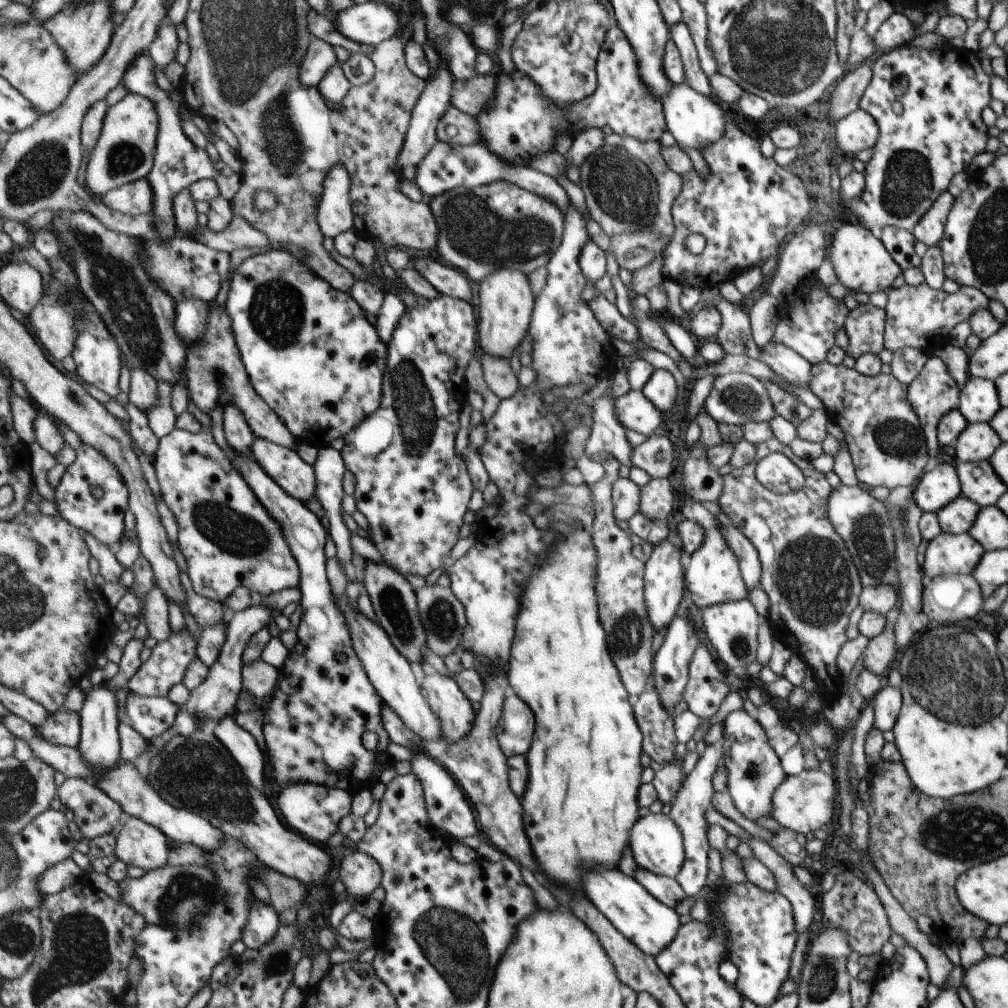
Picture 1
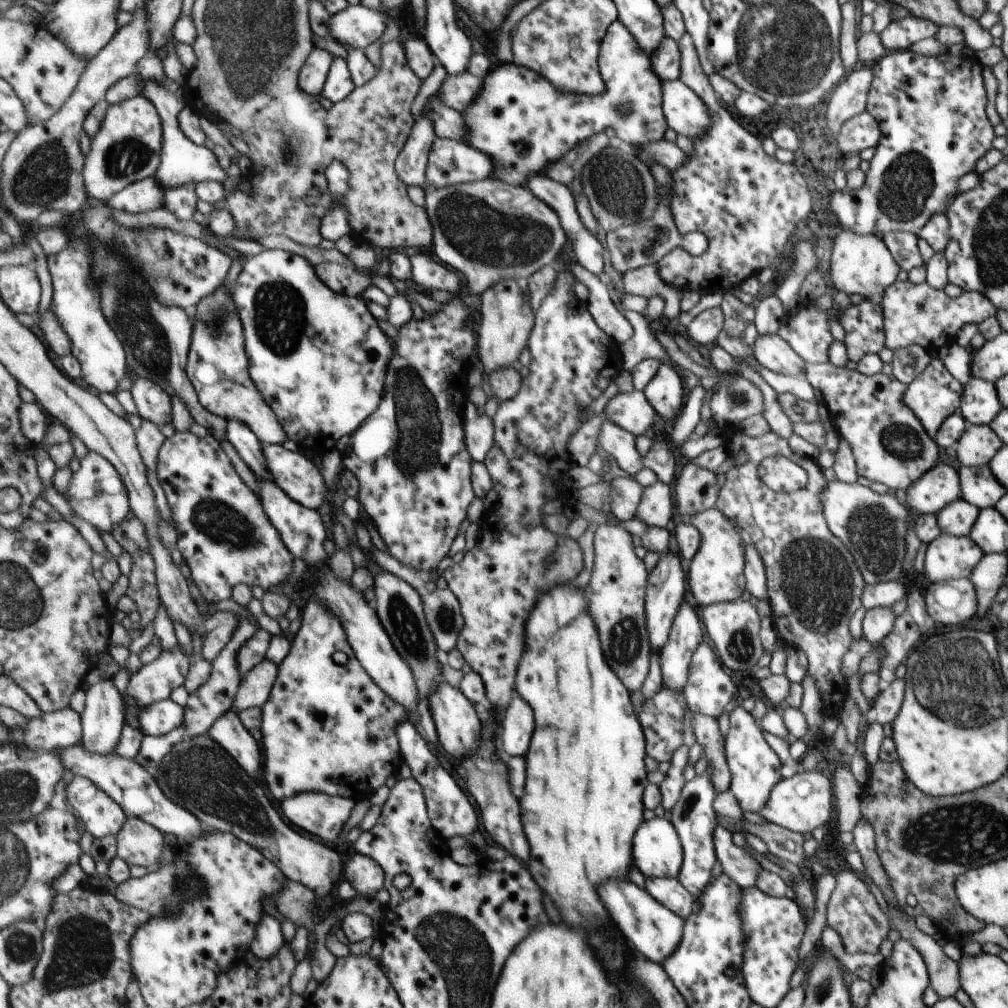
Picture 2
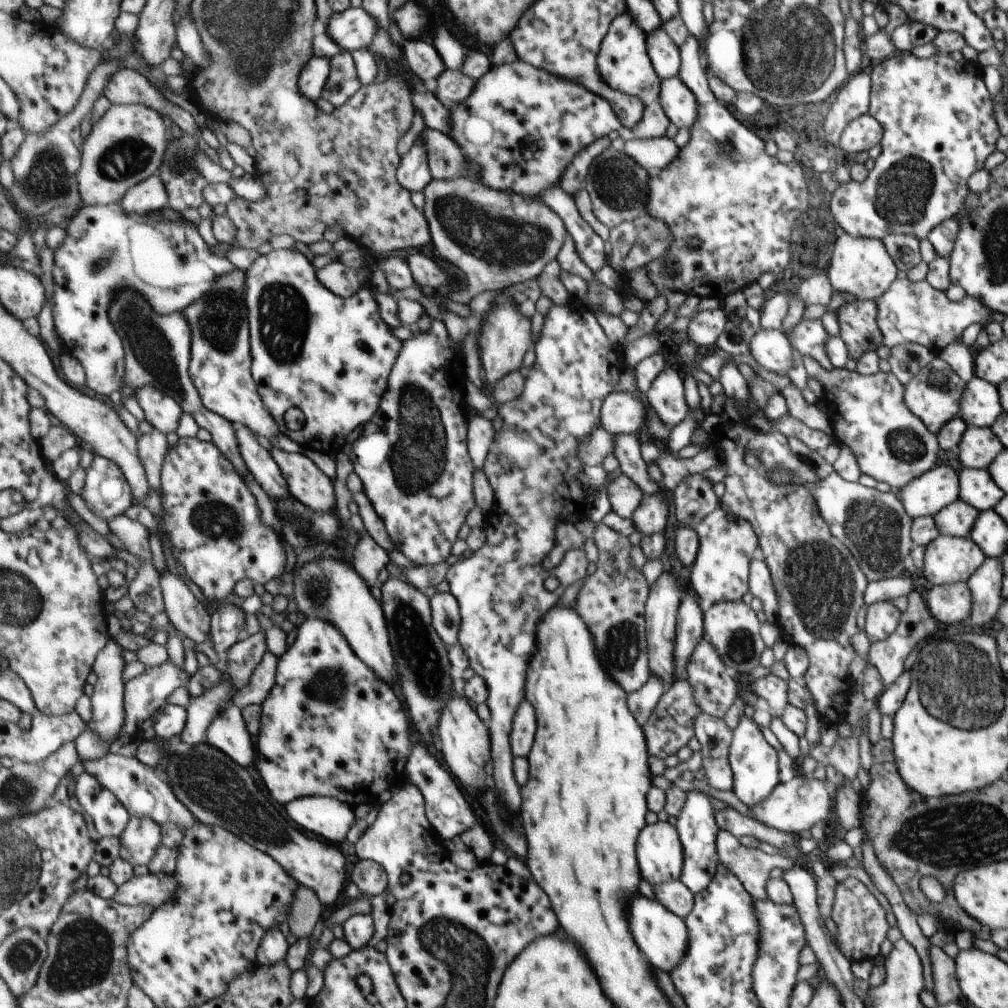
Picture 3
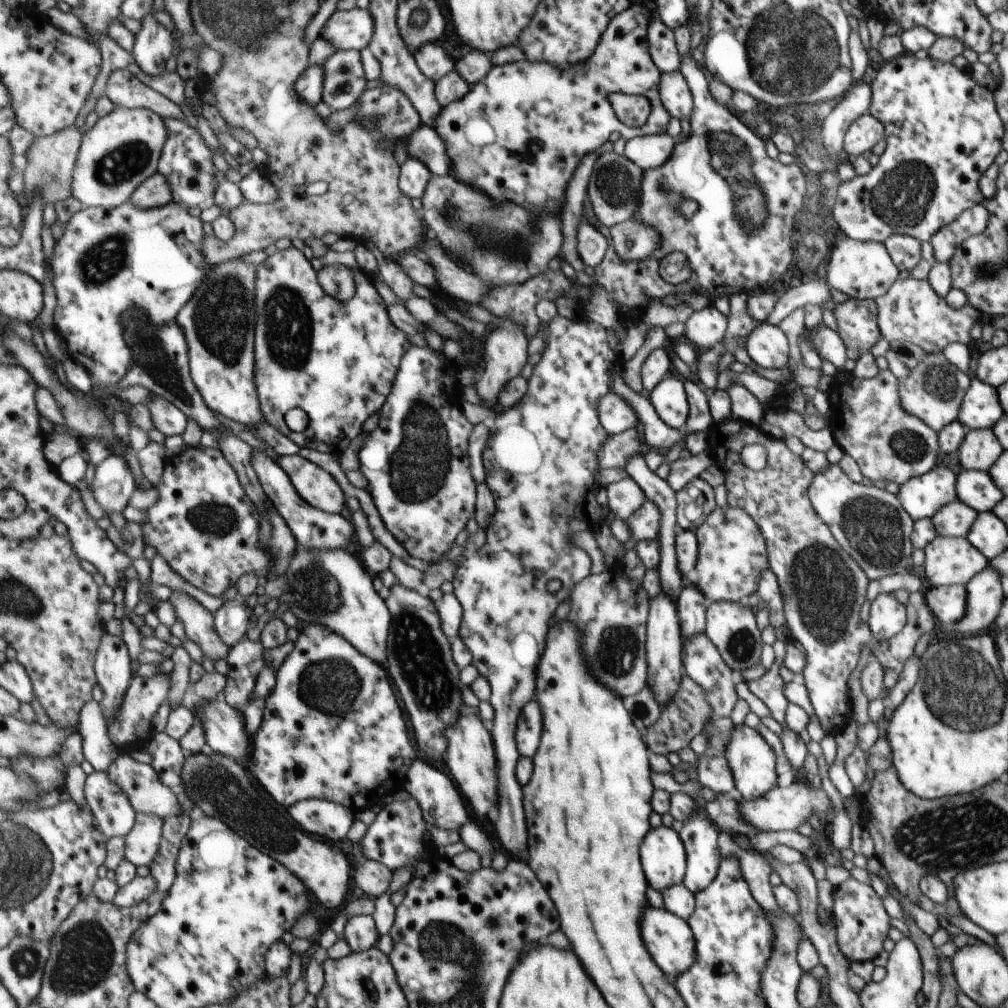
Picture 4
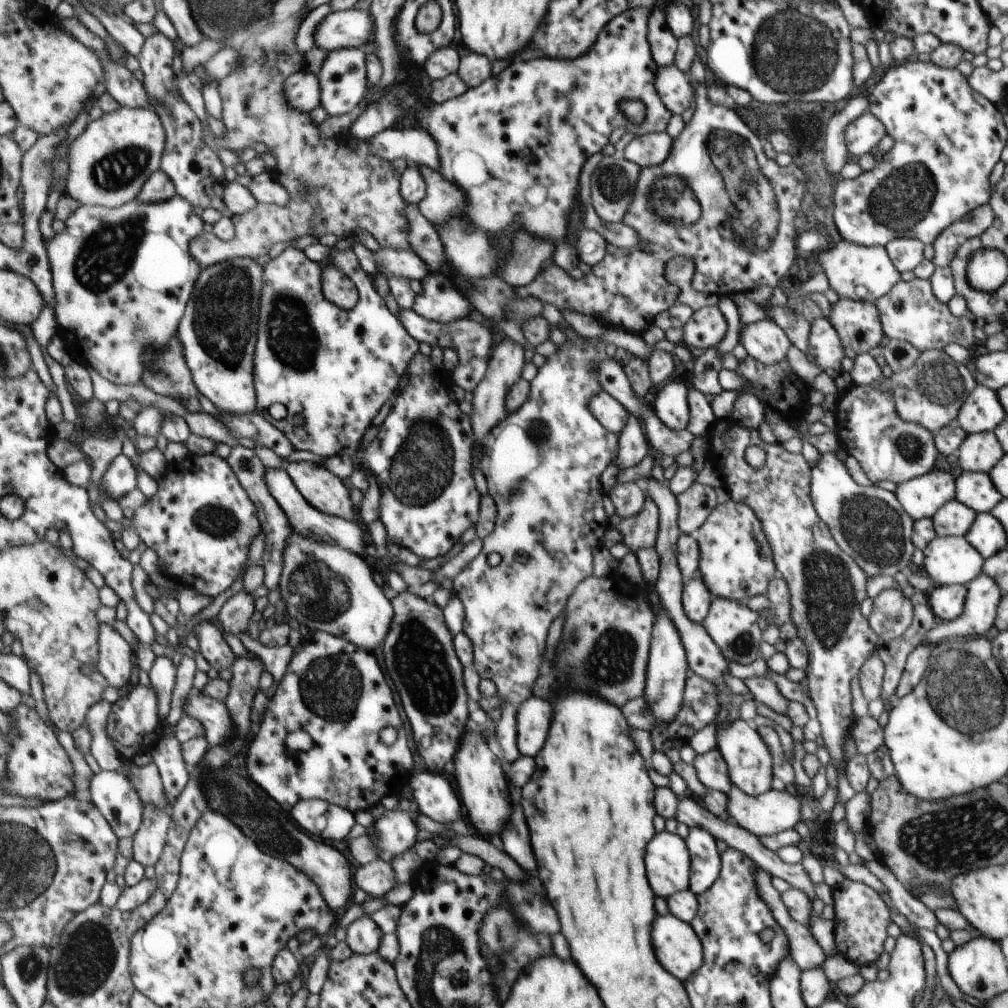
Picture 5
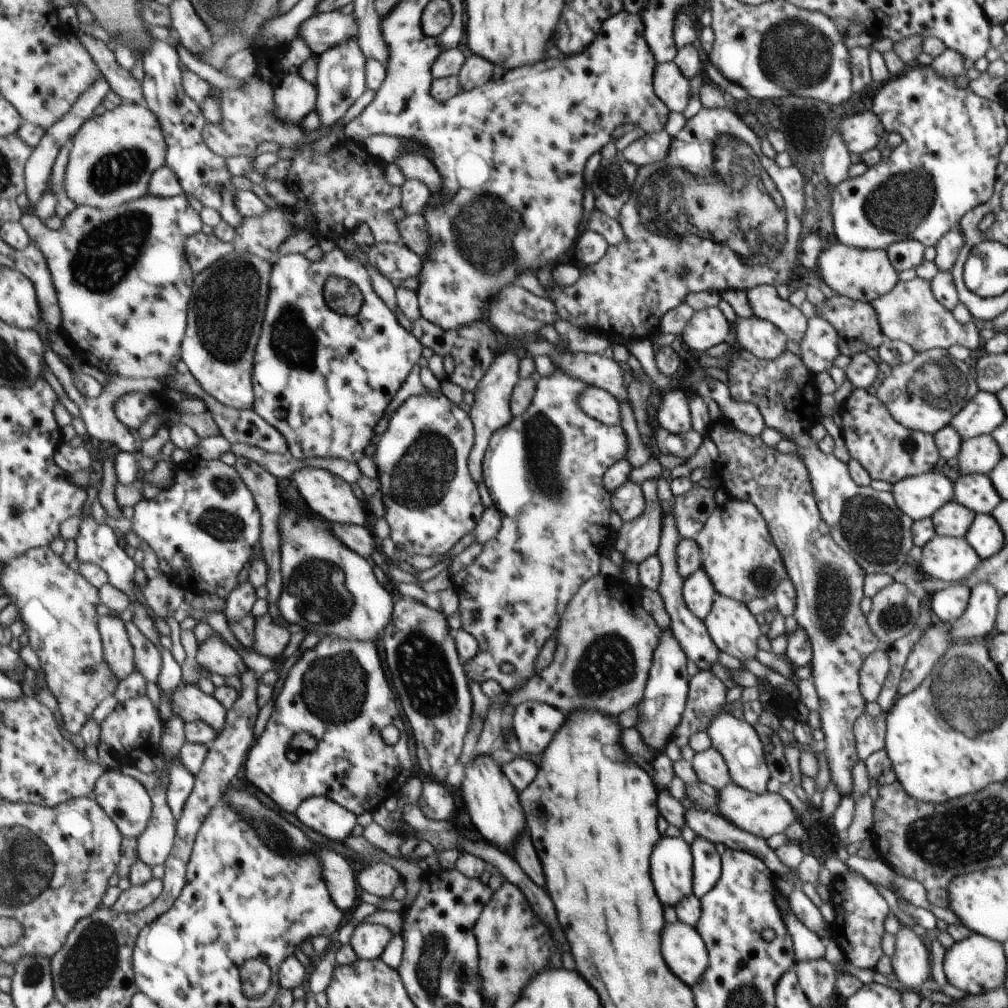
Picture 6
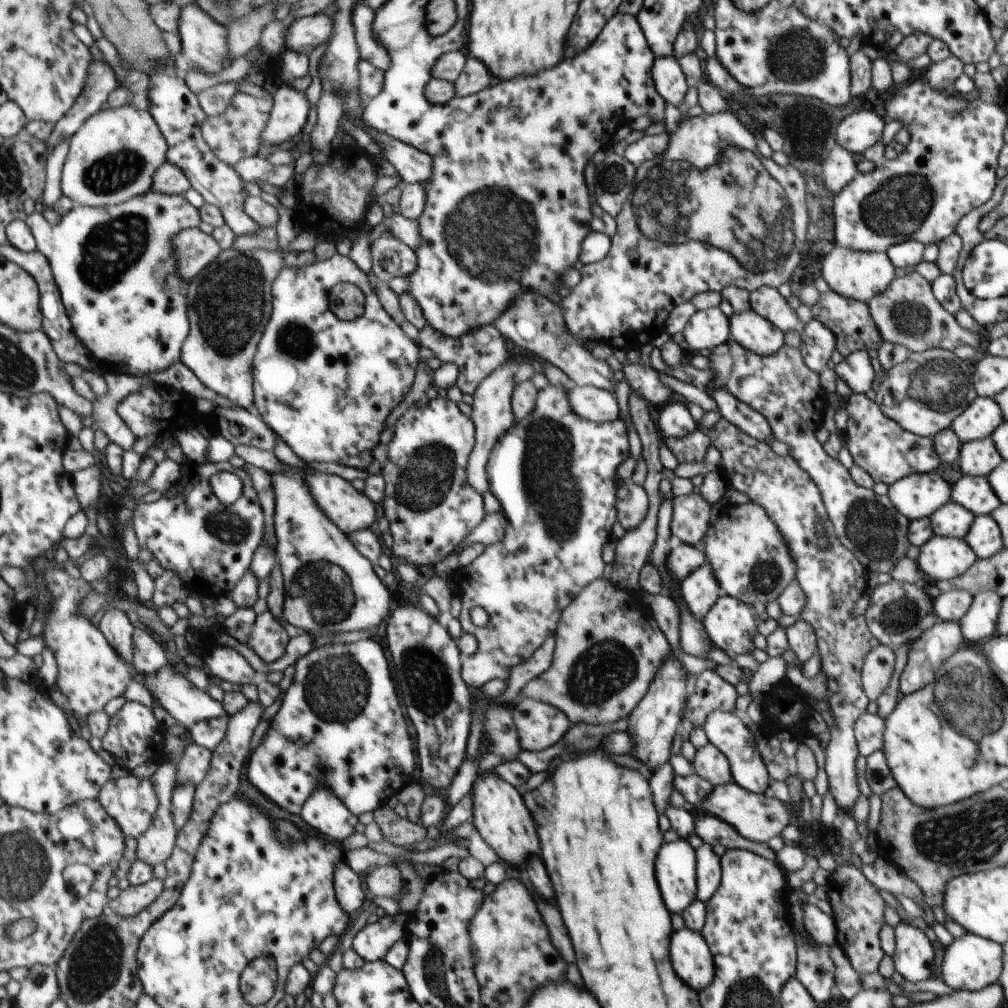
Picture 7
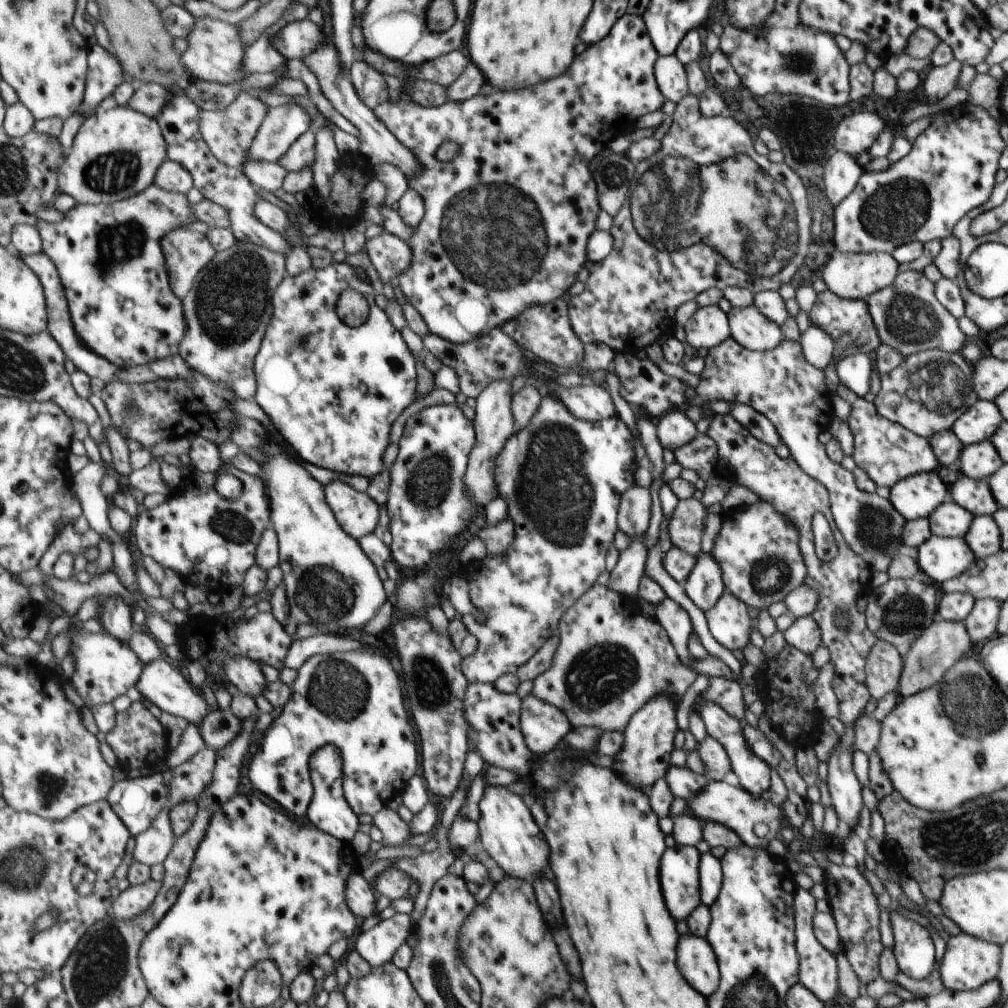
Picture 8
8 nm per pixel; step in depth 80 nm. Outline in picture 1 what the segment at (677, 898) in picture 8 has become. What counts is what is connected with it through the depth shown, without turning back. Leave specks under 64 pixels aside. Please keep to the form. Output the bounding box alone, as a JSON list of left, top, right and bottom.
[628,813,685,877]

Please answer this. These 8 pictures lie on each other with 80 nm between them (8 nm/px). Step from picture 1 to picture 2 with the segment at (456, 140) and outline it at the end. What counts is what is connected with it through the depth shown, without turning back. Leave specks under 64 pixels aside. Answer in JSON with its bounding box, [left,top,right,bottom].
[426,99,468,142]

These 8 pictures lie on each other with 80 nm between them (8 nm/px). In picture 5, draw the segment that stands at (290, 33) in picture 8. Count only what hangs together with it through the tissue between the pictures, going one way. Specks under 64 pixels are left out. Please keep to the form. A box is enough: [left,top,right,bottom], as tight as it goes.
[315,6,374,52]

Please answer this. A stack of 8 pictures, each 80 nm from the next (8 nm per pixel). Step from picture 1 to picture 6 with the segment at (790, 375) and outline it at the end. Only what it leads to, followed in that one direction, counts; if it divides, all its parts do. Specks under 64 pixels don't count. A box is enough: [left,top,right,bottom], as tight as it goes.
[735,317,787,359]

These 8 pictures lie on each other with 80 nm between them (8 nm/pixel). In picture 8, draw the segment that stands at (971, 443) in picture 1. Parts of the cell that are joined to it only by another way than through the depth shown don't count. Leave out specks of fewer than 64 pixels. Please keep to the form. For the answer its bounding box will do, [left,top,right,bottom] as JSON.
[959,440,1002,480]

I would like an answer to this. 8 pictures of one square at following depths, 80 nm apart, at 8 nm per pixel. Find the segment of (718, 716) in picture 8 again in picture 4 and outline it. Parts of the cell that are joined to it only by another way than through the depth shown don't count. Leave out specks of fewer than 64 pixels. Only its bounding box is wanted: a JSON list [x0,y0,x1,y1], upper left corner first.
[724,723,776,800]

